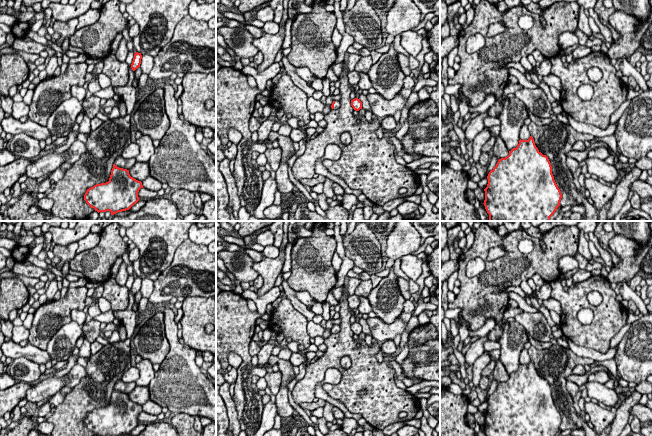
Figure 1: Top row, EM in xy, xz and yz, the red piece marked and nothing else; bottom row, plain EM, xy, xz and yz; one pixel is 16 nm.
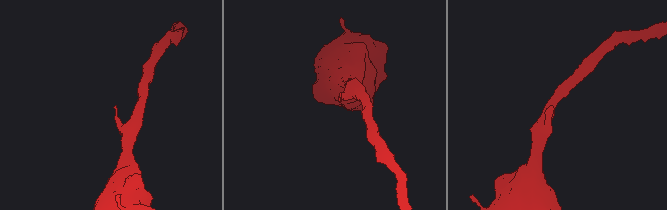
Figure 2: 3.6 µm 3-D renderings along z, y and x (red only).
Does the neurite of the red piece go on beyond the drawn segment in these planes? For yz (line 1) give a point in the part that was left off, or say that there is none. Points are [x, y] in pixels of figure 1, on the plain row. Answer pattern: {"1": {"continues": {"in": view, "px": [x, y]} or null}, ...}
{"1": {"continues": null}}

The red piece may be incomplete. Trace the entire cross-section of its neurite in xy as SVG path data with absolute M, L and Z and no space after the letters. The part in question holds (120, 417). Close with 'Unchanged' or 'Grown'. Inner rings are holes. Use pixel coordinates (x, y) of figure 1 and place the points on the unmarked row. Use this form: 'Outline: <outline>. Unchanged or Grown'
Outline: M113 388L109 405L87 413L84 424L97 436L122 436L139 425L142 406L130 400L129 394Z. Unchanged

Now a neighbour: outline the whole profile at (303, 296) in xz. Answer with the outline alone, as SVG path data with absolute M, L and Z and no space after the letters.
M307 291L296 292L296 298L306 306L313 306L317 301Z

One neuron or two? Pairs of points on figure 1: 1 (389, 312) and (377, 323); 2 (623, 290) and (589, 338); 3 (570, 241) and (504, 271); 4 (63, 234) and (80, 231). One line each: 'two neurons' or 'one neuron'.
1: two neurons
2: two neurons
3: one neuron
4: one neuron

